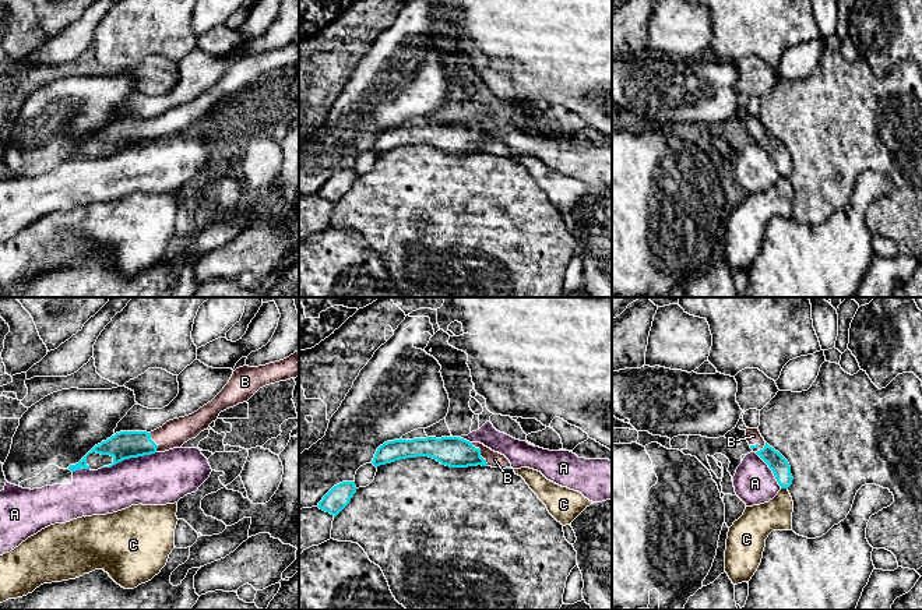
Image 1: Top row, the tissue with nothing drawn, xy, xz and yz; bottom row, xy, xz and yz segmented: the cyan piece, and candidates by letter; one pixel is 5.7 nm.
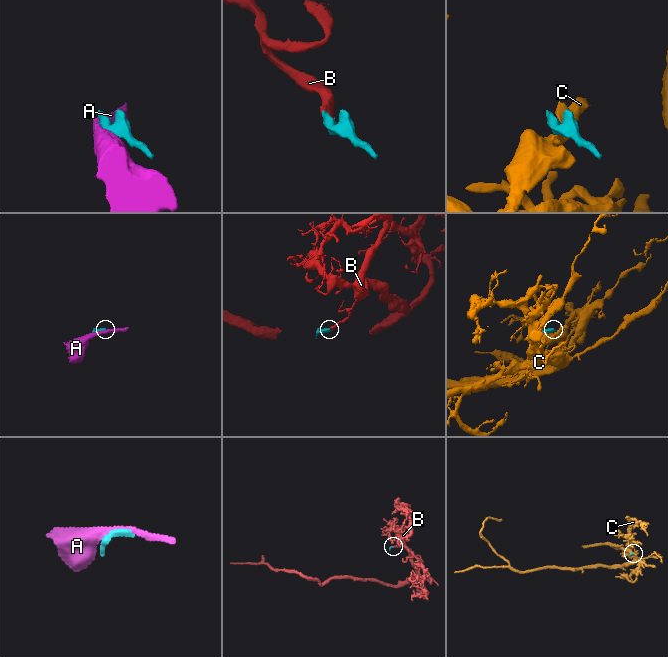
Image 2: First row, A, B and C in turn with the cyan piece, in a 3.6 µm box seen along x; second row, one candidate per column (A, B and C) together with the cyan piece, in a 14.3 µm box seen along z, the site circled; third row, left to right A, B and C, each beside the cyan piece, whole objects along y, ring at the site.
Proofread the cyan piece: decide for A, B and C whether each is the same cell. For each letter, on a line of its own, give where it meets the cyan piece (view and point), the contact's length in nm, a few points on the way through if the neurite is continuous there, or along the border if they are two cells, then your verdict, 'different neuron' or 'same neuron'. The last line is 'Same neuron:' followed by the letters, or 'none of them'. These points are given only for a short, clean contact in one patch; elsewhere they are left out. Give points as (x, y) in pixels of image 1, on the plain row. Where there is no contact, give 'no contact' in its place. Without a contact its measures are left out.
A: meets cyan in xy at (129, 145); contact 320 nm long; different neuron
B: meets cyan in xz at (479, 141); contact 170 nm long; runs through xz (451, 138), (479, 141), (495, 147); same neuron
C: meets cyan in yz at (784, 175); contact 40 nm long; different neuron
Same neuron: B

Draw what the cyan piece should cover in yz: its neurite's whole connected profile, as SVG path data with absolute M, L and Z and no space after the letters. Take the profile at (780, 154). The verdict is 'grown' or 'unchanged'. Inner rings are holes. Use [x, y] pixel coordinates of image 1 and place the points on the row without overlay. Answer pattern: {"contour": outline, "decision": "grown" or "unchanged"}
{"contour": "M747 114L746 128L753 140L756 140L773 158L781 176L788 176L793 168L788 148L764 128L759 116Z", "decision": "grown"}

